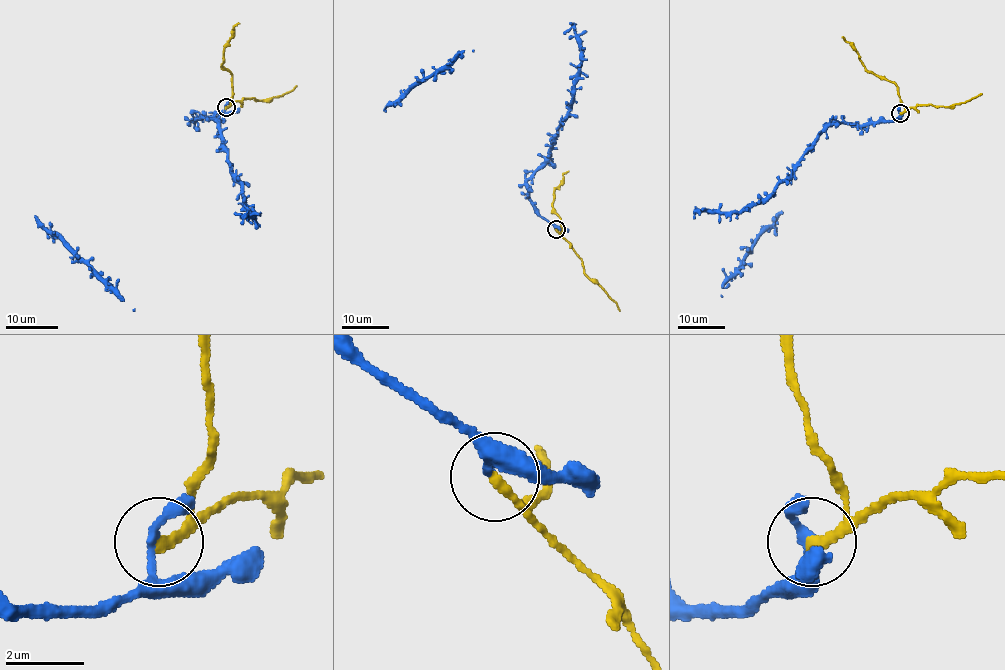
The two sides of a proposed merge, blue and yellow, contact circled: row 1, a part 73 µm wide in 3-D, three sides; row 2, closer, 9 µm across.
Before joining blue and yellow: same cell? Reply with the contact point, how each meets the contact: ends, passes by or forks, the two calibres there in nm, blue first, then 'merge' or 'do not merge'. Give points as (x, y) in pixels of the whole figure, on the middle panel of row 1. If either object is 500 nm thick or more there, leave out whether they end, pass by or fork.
place (556, 229); blue passes by; yellow ends; calibres 180 and 320 nm; do not merge

